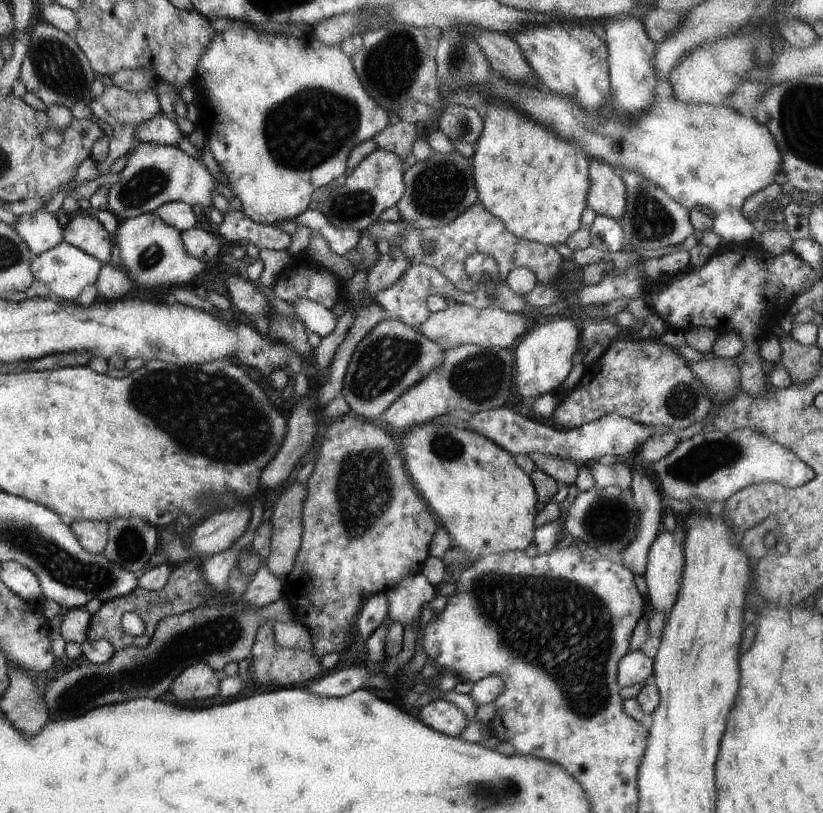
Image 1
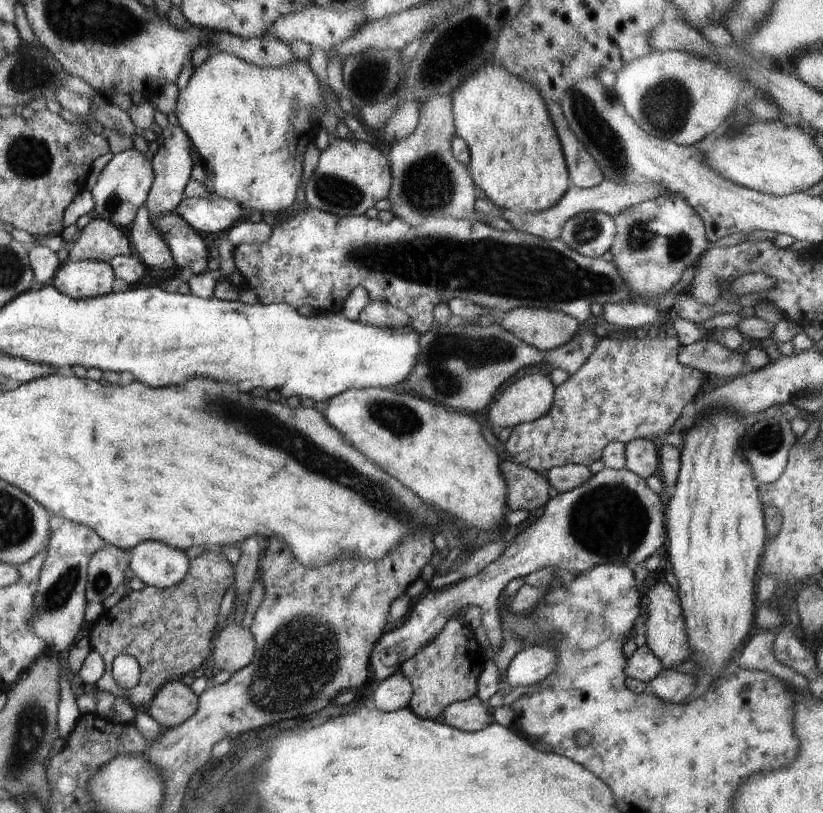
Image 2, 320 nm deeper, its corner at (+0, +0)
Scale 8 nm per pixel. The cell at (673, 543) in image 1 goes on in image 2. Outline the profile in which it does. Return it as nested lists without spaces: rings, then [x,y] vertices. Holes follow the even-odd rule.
[[[658,580],[656,584],[647,587],[643,607],[646,608],[648,616],[645,622],[647,628],[646,646],[661,662],[664,669],[680,666],[684,660],[688,660],[688,656],[692,654],[692,650],[688,646],[688,638],[686,638],[686,630],[684,630],[684,618],[682,618],[680,600],[678,600],[676,592],[672,590],[668,583],[665,584],[661,580]]]

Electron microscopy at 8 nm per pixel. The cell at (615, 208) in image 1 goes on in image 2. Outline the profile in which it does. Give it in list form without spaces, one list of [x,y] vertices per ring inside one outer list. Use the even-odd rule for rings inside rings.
[[[547,101],[548,112],[554,120],[556,134],[562,142],[562,150],[566,156],[566,166],[570,180],[577,187],[589,189],[598,186],[605,180],[599,164],[590,156],[586,147],[578,140],[570,128],[559,102]]]

